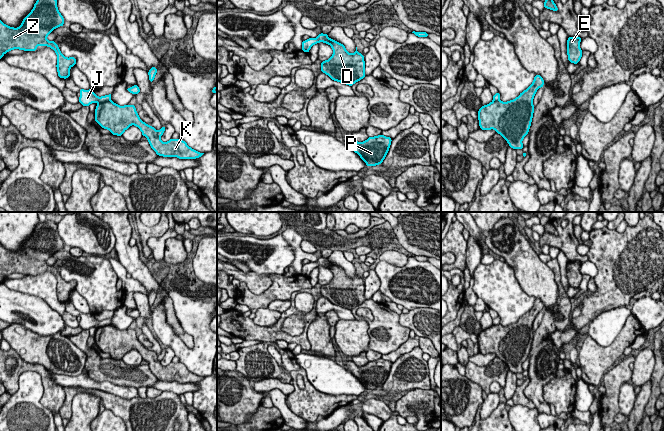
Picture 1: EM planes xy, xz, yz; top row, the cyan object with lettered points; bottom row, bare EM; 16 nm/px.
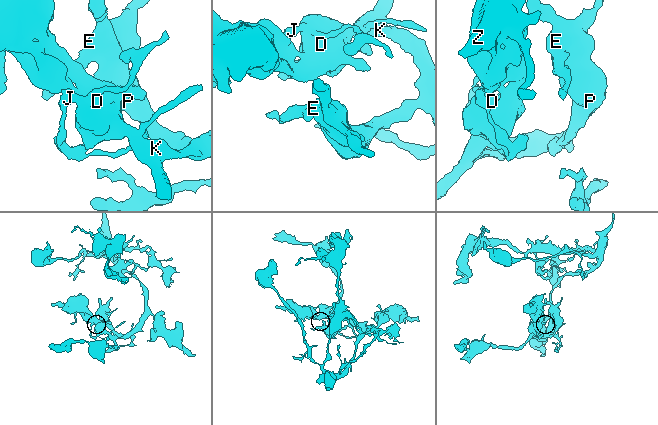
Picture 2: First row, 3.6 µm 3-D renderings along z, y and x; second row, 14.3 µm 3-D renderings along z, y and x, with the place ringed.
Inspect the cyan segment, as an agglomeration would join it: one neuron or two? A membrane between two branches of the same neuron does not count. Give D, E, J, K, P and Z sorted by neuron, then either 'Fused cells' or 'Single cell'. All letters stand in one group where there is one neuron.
Groups: D E J K P Z. Single cell

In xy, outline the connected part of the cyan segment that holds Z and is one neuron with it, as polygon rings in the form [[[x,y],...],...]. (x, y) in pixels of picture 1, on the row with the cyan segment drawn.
[[[37,0],[20,27],[7,26],[0,20],[0,59],[13,49],[36,51],[37,46],[48,46],[57,54],[58,76],[70,77],[70,68],[76,64],[76,58],[65,57],[54,41],[47,40],[54,29],[63,25],[64,18],[57,8],[57,0]]]

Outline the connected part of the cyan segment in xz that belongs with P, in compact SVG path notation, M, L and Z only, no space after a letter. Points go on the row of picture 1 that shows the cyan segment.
M381 135L369 137L364 142L357 142L353 137L345 138L346 144L357 153L367 166L376 166L385 159L392 139Z

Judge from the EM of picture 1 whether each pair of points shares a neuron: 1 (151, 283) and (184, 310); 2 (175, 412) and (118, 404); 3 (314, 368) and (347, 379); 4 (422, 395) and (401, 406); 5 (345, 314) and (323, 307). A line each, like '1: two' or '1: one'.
1: two
2: one
3: one
4: one
5: one

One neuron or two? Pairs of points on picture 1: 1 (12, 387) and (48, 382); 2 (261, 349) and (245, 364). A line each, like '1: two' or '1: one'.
1: one
2: one

